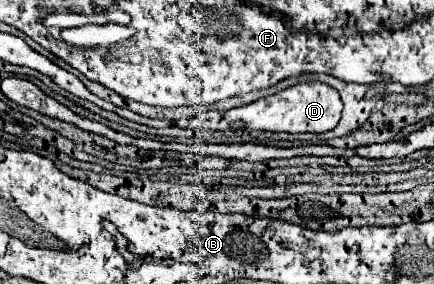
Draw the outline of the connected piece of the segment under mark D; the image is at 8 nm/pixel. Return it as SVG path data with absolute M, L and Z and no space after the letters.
M297 83L285 91L227 111L225 115L209 113L209 129L247 129L247 131L285 131L285 133L325 133L331 131L341 117L343 103L339 93L323 83Z

